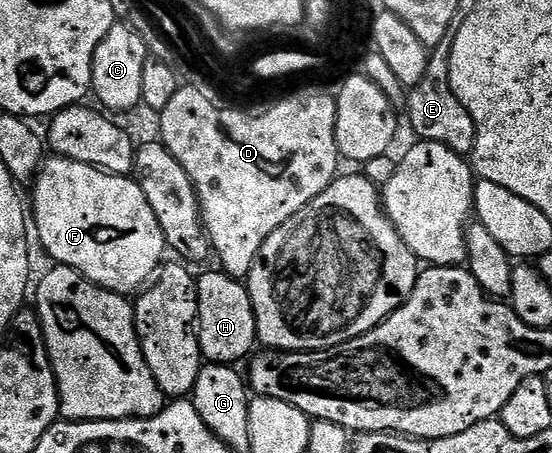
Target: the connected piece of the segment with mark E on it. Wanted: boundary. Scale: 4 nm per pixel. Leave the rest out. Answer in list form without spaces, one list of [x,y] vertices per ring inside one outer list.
[[[451,38],[438,41],[438,45],[431,48],[426,77],[422,77],[422,81],[418,81],[418,85],[414,85],[407,92],[406,112],[408,111],[408,123],[417,140],[446,145],[446,149],[454,149],[454,153],[468,157],[476,144],[476,126],[466,105],[462,105],[462,101],[454,97],[454,89],[450,89],[451,48]]]

